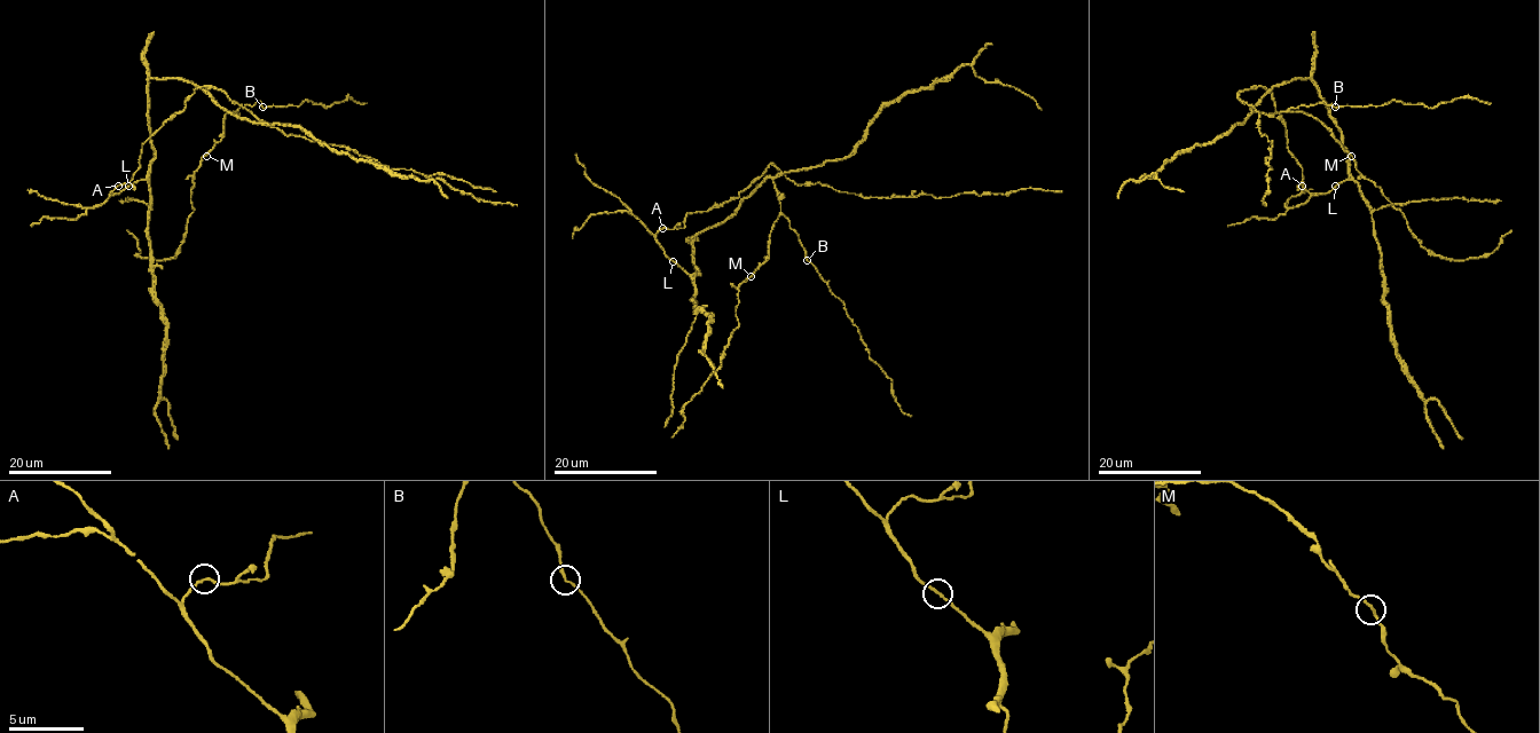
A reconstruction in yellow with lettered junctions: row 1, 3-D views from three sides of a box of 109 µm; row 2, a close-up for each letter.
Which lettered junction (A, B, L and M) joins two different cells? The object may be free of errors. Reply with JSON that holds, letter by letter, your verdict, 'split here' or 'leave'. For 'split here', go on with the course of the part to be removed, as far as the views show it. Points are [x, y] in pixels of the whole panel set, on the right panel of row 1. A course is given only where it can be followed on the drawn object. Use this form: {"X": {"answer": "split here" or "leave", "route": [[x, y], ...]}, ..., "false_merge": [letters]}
{"A": {"answer": "leave"}, "B": {"answer": "leave"}, "L": {"answer": "leave"}, "M": {"answer": "leave"}, "false_merge": []}

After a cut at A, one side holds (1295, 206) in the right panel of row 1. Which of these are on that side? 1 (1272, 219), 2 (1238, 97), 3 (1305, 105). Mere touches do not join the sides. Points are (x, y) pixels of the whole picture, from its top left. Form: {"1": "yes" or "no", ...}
{"1": "yes", "2": "no", "3": "yes"}

